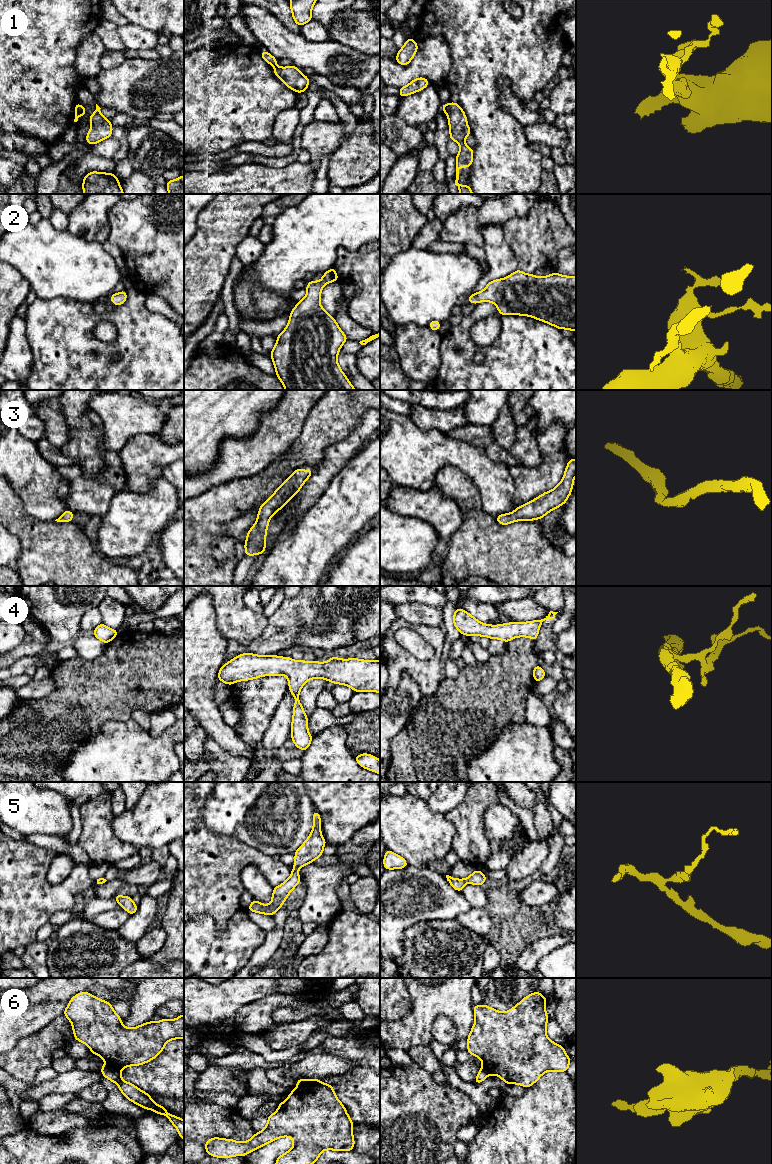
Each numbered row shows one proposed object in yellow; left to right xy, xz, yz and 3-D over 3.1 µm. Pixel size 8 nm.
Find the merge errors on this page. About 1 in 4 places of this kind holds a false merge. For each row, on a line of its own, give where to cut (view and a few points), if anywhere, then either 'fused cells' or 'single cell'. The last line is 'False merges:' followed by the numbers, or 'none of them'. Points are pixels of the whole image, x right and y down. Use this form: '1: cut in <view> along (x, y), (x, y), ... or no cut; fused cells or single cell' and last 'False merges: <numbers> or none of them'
1: cut in xy along (81, 106), (76, 113); fused cells
2: no cut; single cell
3: no cut; single cell
4: no cut; single cell
5: no cut; single cell
6: cut in xy along (106, 1064), (120, 1071); fused cells
False merges: 1, 6

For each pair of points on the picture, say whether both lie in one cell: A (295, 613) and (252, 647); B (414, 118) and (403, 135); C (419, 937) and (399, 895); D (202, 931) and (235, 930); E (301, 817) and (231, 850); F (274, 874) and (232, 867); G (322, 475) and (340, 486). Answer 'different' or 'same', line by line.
A: same
B: different
C: different
D: same
E: different
F: same
G: different

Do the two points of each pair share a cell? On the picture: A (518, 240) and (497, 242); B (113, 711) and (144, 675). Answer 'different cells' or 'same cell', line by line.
A: different cells
B: same cell

